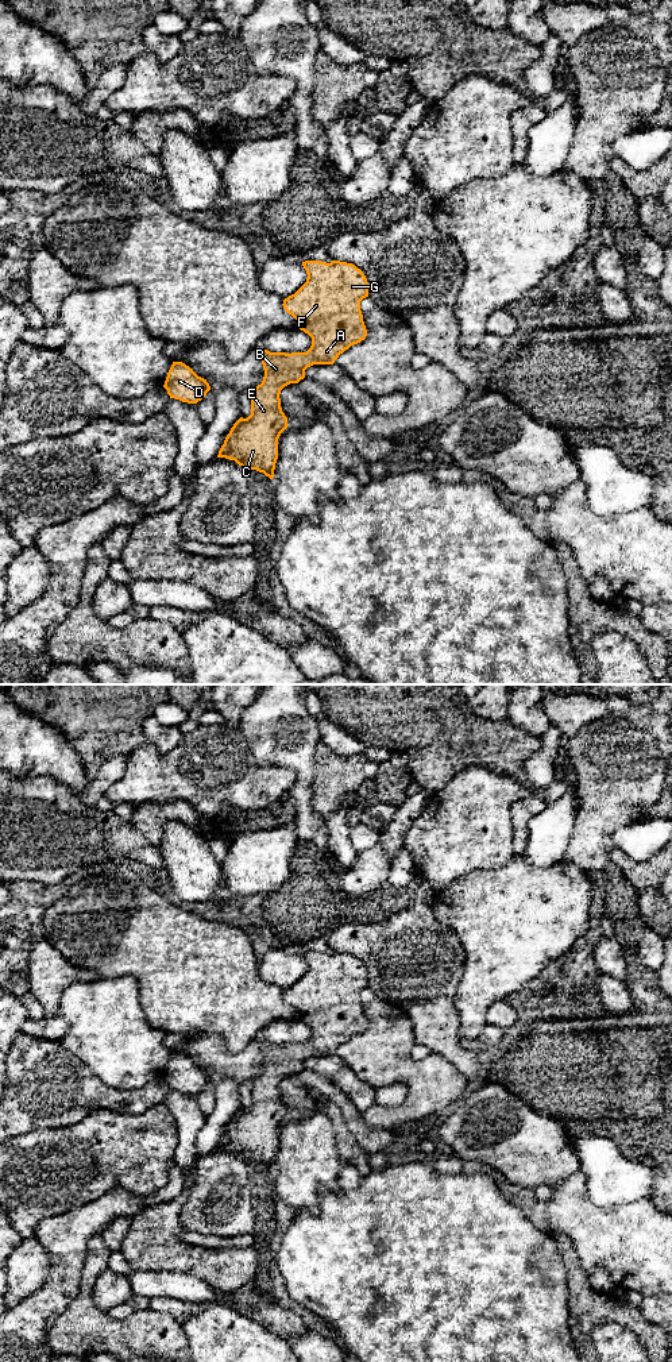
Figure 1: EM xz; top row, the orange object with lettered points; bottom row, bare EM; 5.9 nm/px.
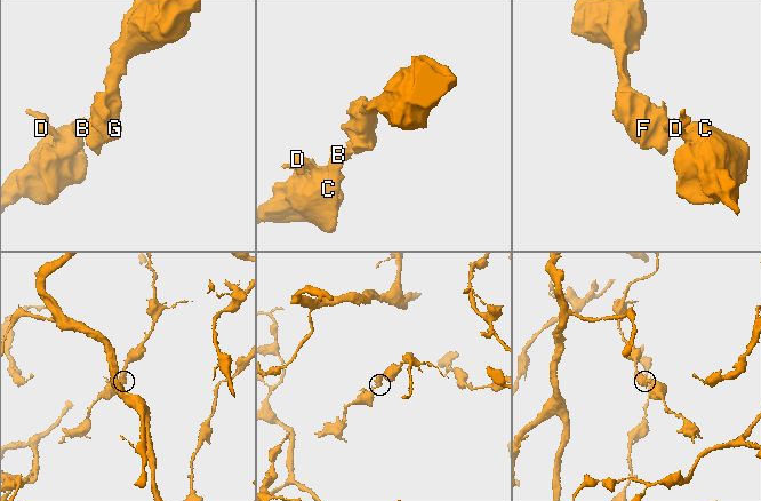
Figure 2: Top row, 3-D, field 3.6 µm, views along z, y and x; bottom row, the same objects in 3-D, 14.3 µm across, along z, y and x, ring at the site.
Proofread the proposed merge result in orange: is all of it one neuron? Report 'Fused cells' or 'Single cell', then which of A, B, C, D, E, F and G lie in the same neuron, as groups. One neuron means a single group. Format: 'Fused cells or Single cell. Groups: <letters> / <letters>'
Single cell. Groups: A B C D E F G

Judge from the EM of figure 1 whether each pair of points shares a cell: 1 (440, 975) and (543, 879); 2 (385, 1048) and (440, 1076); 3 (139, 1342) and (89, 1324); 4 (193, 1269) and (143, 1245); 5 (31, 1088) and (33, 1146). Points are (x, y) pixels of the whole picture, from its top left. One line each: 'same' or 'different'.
1: different
2: same
3: same
4: same
5: different

